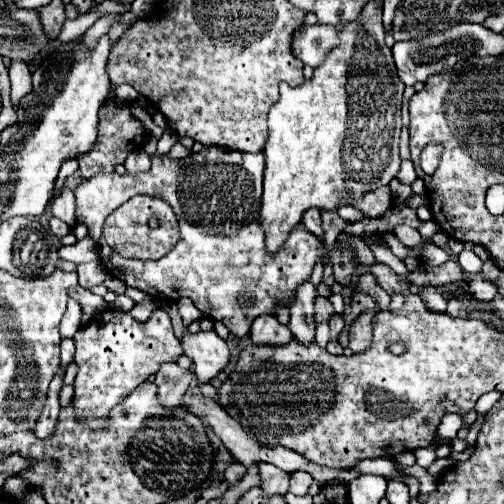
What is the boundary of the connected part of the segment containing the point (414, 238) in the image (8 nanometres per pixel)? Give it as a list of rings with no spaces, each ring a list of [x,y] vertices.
[[[396,226],[392,232],[394,232],[394,234],[400,238],[400,242],[406,244],[408,248],[420,248],[420,246],[424,244],[420,232],[418,232],[416,228],[412,228],[412,226]]]

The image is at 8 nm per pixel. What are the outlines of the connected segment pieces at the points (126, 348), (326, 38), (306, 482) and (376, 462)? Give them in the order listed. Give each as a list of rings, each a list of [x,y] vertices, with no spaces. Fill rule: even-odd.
[[[156,308],[146,322],[134,320],[130,312],[124,310],[106,310],[80,328],[74,342],[74,360],[80,366],[74,382],[74,408],[78,418],[86,420],[92,428],[104,428],[108,412],[122,396],[146,382],[150,374],[156,374],[160,364],[174,362],[182,354],[178,338],[172,332],[170,316],[162,308]]]
[[[300,26],[292,36],[292,54],[312,68],[324,62],[332,46],[336,46],[336,26]]]
[[[302,470],[292,472],[292,476],[290,476],[290,492],[294,492],[296,496],[306,496],[310,486],[312,486],[312,482],[314,482],[312,474],[302,472]]]
[[[366,458],[354,464],[354,470],[358,470],[360,474],[382,474],[384,478],[394,478],[400,476],[404,478],[406,474],[402,470],[396,468],[396,464],[390,458]]]

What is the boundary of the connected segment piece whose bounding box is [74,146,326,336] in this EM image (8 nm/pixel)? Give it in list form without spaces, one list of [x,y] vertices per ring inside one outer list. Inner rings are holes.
[[[218,146],[202,148],[200,152],[190,154],[190,156],[184,158],[184,160],[174,160],[174,158],[170,158],[168,154],[156,154],[156,156],[152,156],[152,166],[150,166],[150,170],[148,170],[148,172],[142,172],[142,174],[128,174],[128,172],[126,172],[126,174],[118,176],[116,172],[100,172],[100,174],[94,174],[92,178],[82,178],[82,180],[76,184],[76,188],[74,188],[74,196],[76,196],[76,222],[78,222],[78,218],[80,218],[80,222],[86,224],[86,228],[88,228],[88,236],[90,236],[90,238],[98,244],[98,248],[100,248],[100,260],[102,260],[102,264],[106,266],[106,270],[108,270],[114,278],[122,280],[126,286],[132,286],[132,288],[138,288],[138,290],[150,294],[150,296],[166,296],[166,298],[170,298],[170,300],[178,300],[178,298],[186,296],[186,298],[190,298],[190,300],[194,302],[194,306],[196,306],[204,316],[222,322],[222,324],[224,324],[224,326],[226,326],[234,336],[246,336],[246,334],[250,332],[250,324],[252,324],[252,320],[254,320],[256,316],[260,316],[260,314],[272,314],[276,302],[288,305],[298,284],[301,284],[304,278],[310,278],[312,268],[314,268],[314,264],[316,264],[316,258],[318,258],[318,256],[326,256],[326,252],[324,252],[324,244],[322,244],[314,234],[310,234],[310,232],[306,232],[306,230],[302,230],[302,228],[294,228],[294,230],[290,232],[288,240],[284,242],[284,246],[282,246],[276,254],[268,254],[268,250],[266,250],[266,242],[264,242],[264,238],[266,238],[266,236],[264,236],[264,228],[262,228],[262,224],[260,224],[260,204],[262,204],[262,202],[260,202],[260,200],[262,200],[262,168],[264,168],[264,154],[236,152],[236,150],[218,148]],[[136,194],[146,194],[146,196],[154,196],[154,198],[164,198],[164,200],[172,206],[174,214],[178,216],[178,224],[180,224],[180,240],[178,240],[178,244],[174,246],[174,250],[172,250],[170,254],[166,254],[162,260],[126,260],[126,258],[122,258],[120,254],[116,254],[116,252],[106,244],[106,240],[102,238],[102,224],[104,224],[104,220],[108,218],[108,214],[114,212],[120,204],[124,204],[126,200],[130,200],[130,198],[136,196]]]

